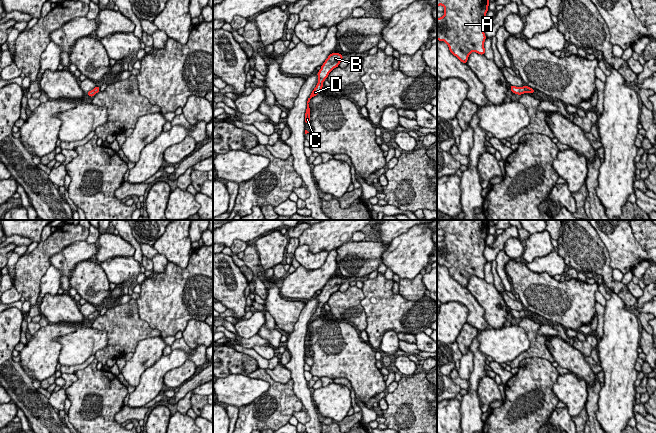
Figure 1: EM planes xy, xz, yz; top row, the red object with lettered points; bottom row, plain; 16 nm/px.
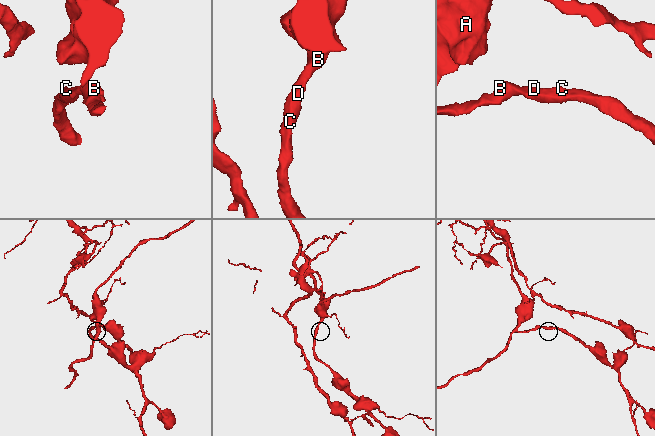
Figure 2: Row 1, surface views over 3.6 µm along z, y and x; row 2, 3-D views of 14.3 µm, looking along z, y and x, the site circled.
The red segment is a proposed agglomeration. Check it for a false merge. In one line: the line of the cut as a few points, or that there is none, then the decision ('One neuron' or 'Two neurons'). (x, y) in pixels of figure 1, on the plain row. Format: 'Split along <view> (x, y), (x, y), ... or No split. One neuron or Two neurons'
No split. One neuron

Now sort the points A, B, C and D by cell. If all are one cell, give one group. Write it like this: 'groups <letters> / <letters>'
groups A B C D

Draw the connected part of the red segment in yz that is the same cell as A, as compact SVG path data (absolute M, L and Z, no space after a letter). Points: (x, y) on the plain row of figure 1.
M437 220L437 230L442 229L444 240L437 242L437 264L447 267L450 276L462 287L467 287L471 276L484 279L485 241L489 230L488 220Z

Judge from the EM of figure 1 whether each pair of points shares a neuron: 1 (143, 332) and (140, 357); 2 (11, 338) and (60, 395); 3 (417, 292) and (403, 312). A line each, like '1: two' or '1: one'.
1: two
2: two
3: two

